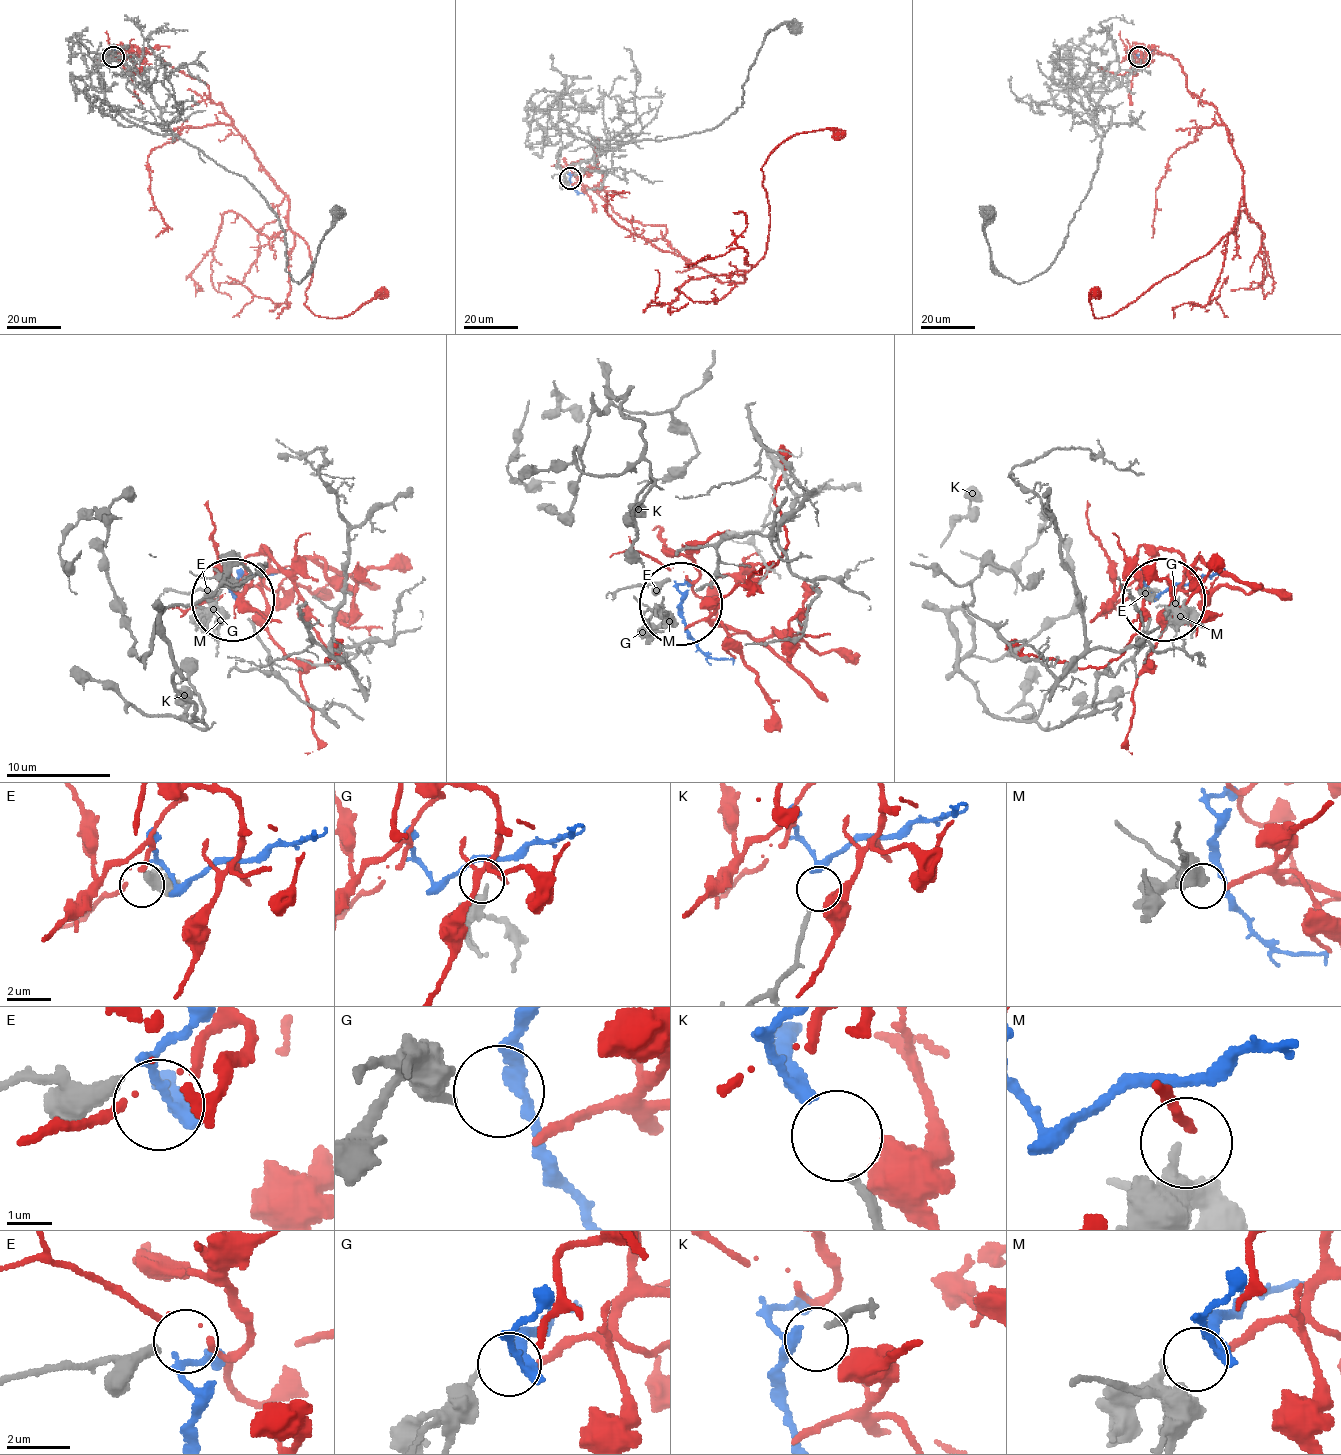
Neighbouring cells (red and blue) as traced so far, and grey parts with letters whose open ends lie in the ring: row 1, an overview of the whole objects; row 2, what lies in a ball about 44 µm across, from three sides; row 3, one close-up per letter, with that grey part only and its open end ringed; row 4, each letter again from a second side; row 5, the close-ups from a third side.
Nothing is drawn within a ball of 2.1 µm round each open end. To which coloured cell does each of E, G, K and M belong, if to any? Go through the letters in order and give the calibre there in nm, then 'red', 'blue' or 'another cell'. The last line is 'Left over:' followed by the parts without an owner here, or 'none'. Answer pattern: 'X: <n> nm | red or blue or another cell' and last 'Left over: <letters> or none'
E: 340 nm | another cell
G: 200 nm | another cell
K: 190 nm | blue
M: 260 nm | red
Left over: E, G

